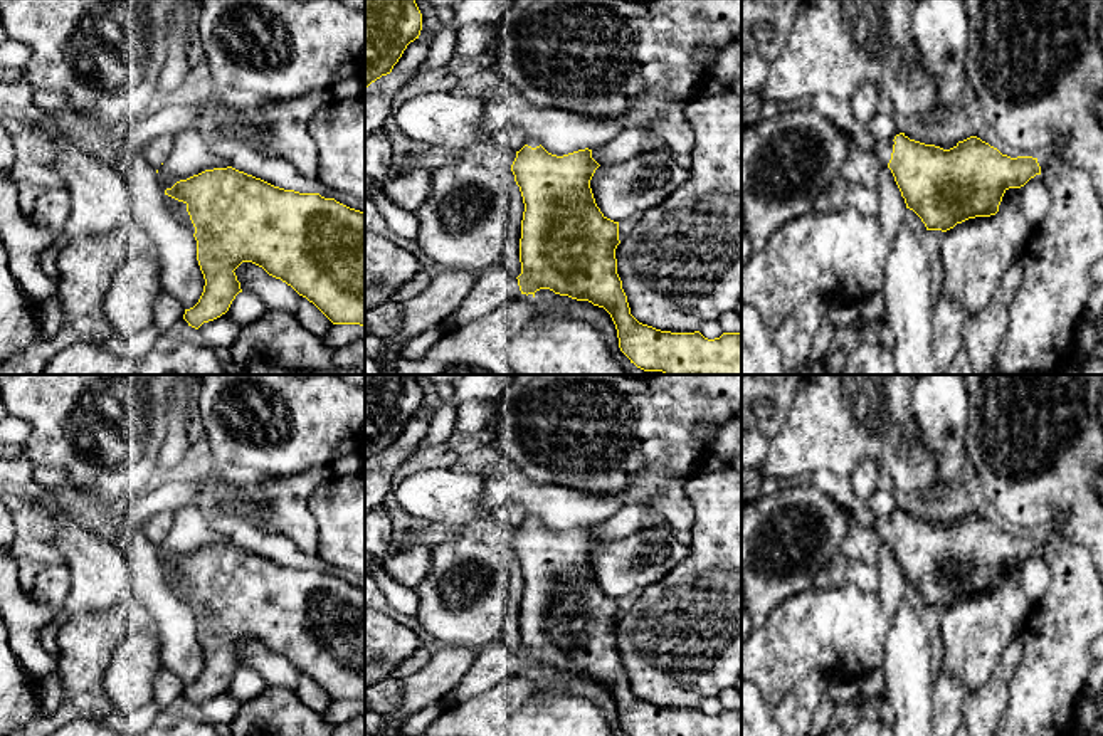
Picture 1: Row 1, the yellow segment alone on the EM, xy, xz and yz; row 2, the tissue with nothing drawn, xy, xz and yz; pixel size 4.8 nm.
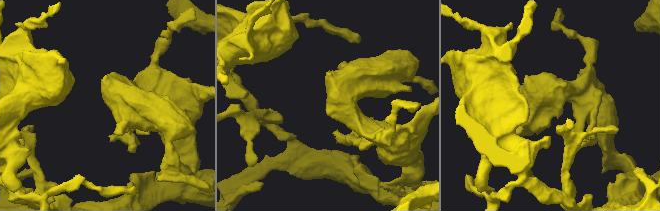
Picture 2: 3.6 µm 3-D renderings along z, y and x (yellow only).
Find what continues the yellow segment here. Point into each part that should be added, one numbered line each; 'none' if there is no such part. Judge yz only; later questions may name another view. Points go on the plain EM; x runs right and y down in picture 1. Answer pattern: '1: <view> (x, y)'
1: yz (881, 525)

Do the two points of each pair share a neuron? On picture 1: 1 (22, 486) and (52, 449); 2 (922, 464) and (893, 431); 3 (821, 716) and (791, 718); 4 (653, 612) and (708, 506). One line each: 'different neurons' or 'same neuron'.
1: different neurons
2: same neuron
3: different neurons
4: same neuron

